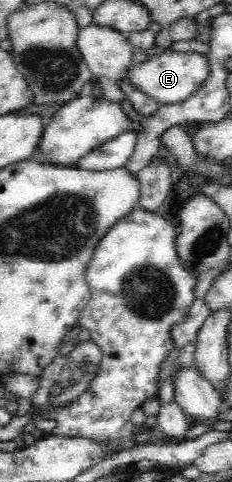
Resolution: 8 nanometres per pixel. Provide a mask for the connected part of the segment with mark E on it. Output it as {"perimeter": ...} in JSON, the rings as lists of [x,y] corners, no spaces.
{"perimeter":[[[167,51],[160,55],[150,56],[147,60],[136,65],[131,65],[125,73],[129,83],[149,95],[161,104],[176,104],[185,101],[202,86],[210,73],[210,64],[207,54],[198,52],[175,52]]]}

